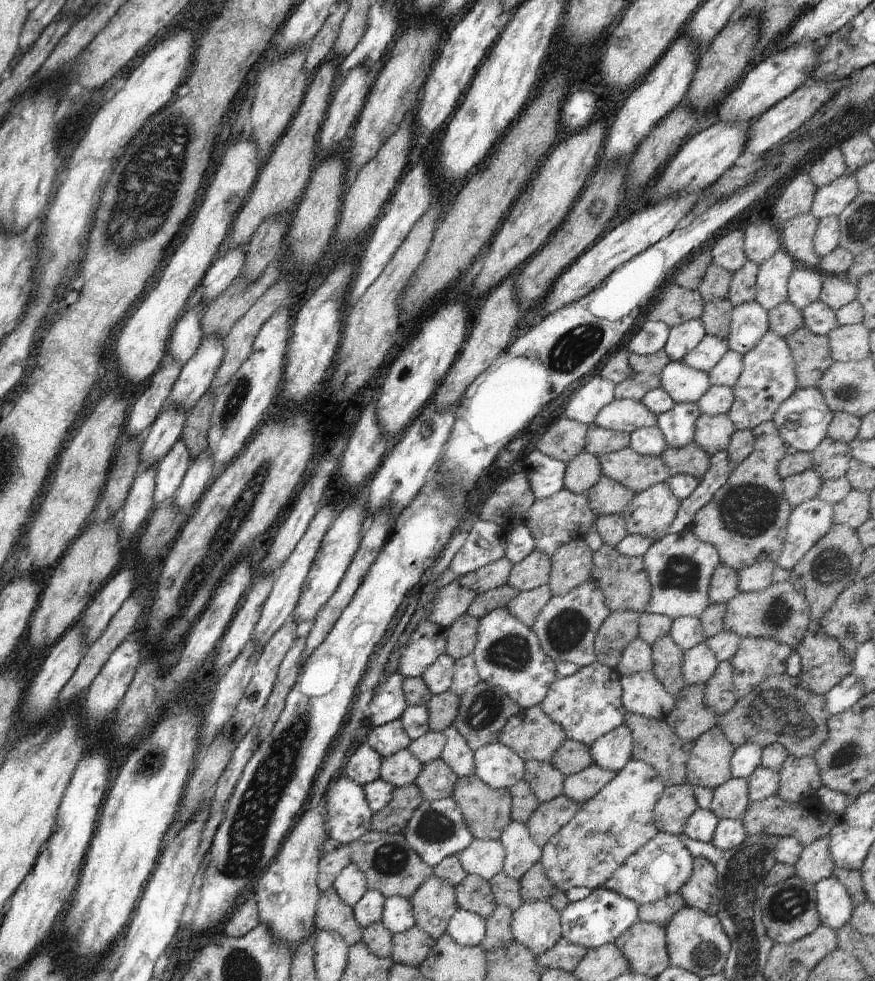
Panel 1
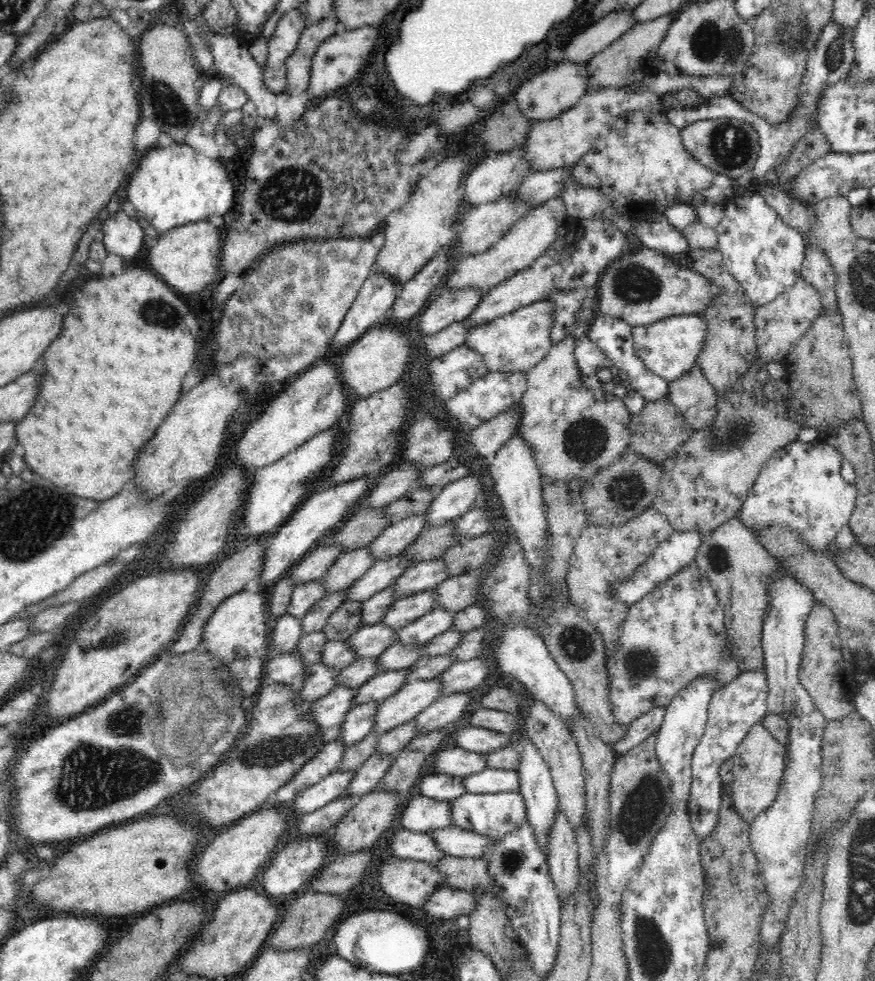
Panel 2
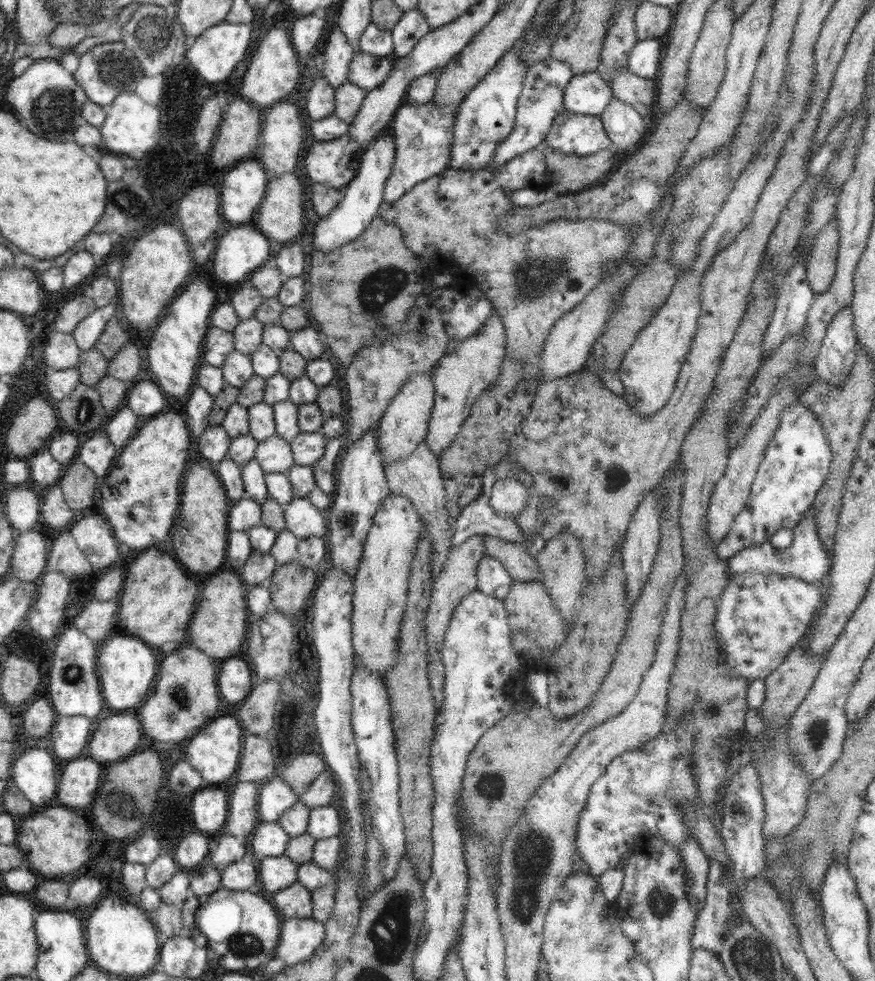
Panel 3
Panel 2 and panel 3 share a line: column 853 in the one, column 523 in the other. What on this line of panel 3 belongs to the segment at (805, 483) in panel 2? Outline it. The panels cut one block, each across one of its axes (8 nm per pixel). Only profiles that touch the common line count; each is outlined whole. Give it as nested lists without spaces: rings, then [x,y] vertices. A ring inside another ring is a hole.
[[[498,479],[493,485],[489,504],[499,518],[516,519],[529,504],[529,490],[520,481]]]

